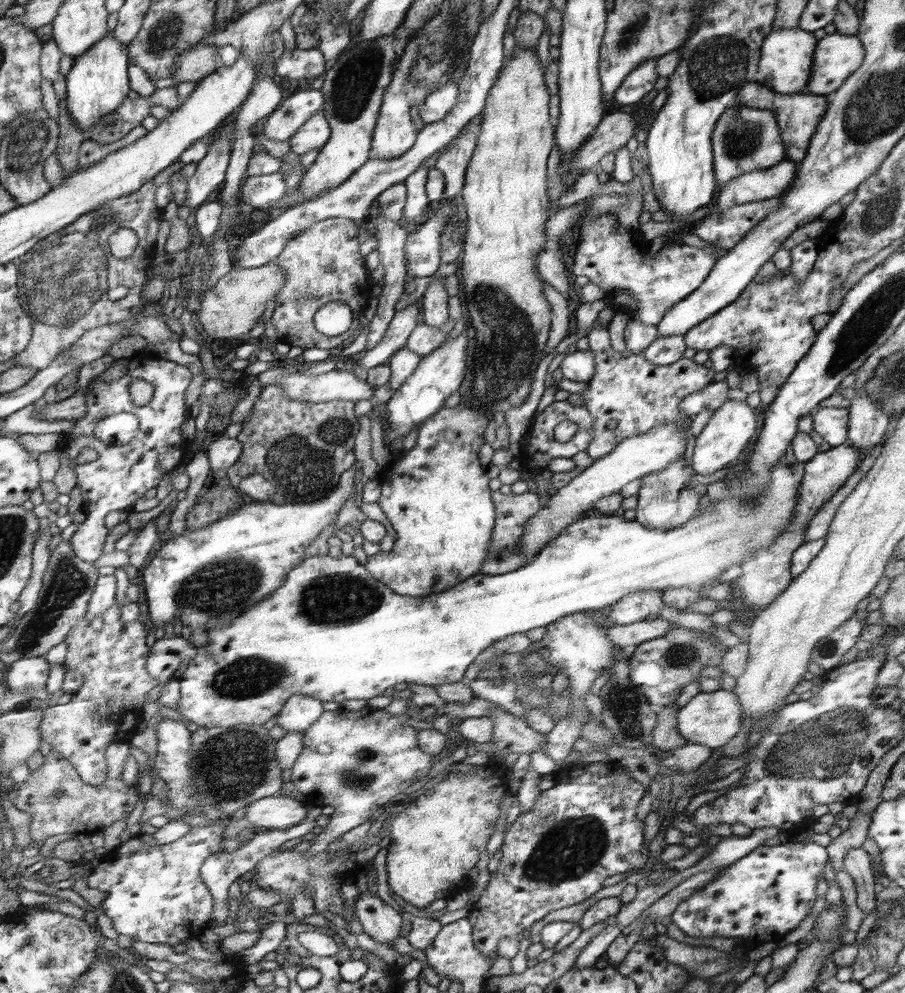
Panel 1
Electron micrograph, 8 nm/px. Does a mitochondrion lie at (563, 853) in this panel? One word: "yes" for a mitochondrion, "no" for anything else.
yes

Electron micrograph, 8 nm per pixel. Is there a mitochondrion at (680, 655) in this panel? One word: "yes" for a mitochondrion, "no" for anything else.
yes

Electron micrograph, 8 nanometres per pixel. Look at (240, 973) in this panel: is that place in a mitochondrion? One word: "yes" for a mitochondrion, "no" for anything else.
no

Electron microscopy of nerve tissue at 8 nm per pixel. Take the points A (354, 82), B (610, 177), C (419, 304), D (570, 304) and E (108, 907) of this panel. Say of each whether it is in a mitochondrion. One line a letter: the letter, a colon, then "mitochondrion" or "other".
A: mitochondrion
B: other
C: other
D: other
E: other

